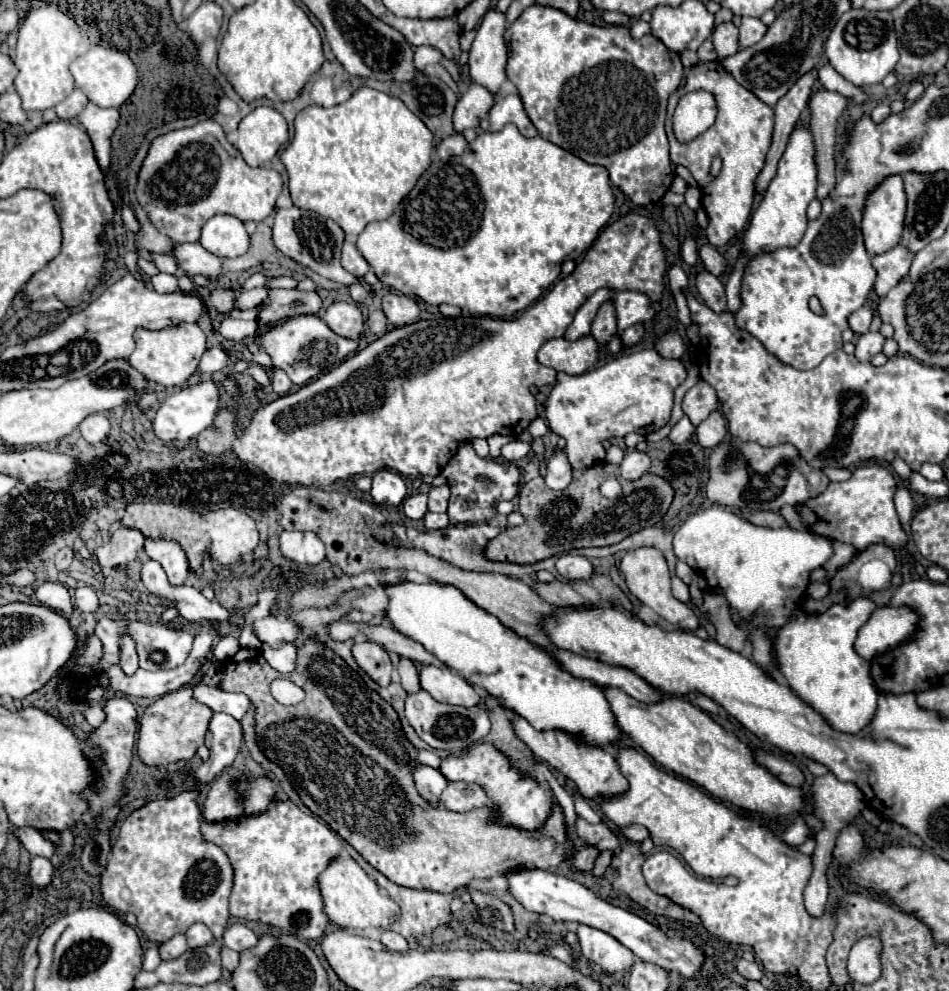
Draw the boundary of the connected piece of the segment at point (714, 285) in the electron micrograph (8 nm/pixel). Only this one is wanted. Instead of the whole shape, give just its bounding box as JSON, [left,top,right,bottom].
[697,271,727,313]

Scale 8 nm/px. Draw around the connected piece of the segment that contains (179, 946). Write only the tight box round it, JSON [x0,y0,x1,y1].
[159,935,187,961]

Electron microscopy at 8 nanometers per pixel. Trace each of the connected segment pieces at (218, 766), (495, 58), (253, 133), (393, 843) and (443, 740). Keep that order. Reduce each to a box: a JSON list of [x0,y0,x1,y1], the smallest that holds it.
[[195,713,243,783],[469,9,507,97],[237,107,289,167],[221,641,567,893],[405,691,489,751]]

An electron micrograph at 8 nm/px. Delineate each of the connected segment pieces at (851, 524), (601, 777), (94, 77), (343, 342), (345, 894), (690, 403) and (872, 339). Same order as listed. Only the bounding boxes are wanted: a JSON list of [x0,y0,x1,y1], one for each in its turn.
[[795,463,907,551],[513,717,629,801],[71,45,137,107],[253,315,357,385],[319,855,399,929],[683,379,717,425],[855,333,885,361]]

